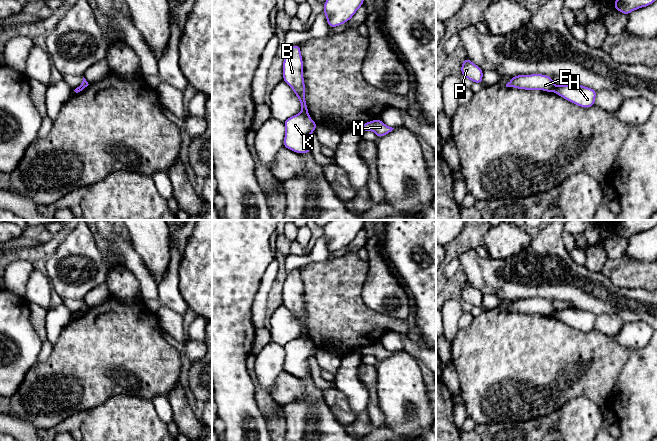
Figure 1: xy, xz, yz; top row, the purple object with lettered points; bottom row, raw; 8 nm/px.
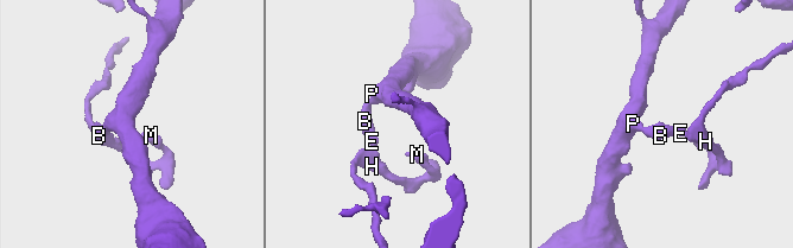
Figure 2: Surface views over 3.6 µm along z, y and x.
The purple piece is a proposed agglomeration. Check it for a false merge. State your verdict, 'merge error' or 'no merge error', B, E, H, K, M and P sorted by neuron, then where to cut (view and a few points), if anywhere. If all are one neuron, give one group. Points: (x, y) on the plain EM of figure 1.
merge error; groups B E P / H K M; cut xz (301, 335), (307, 339)

